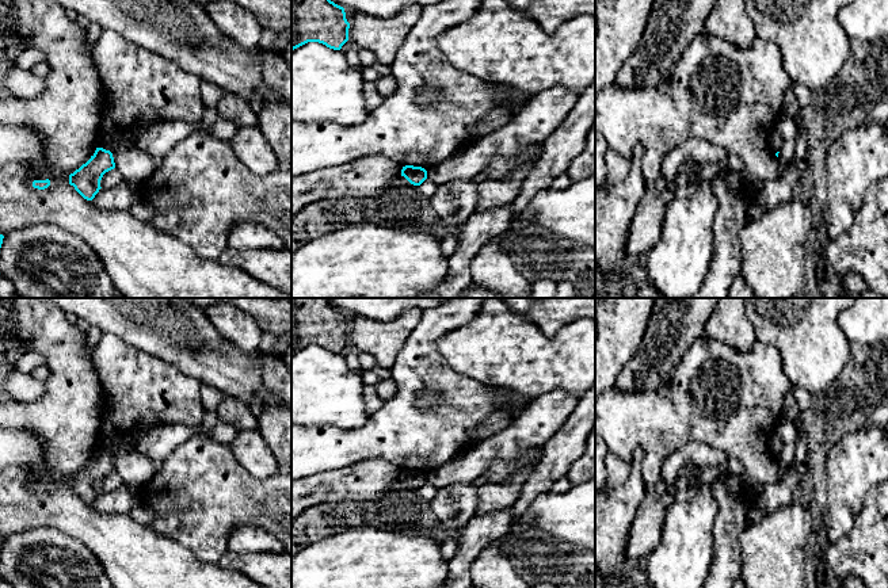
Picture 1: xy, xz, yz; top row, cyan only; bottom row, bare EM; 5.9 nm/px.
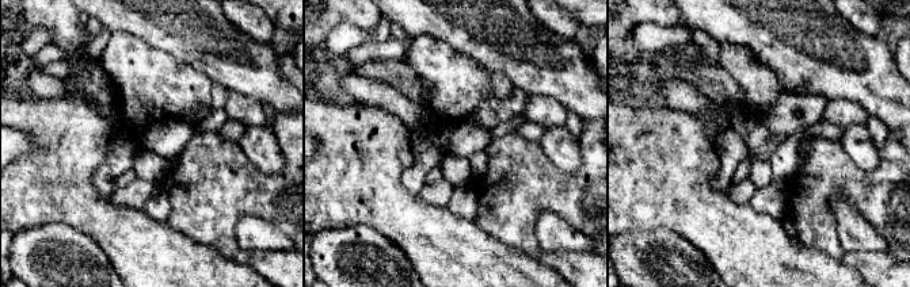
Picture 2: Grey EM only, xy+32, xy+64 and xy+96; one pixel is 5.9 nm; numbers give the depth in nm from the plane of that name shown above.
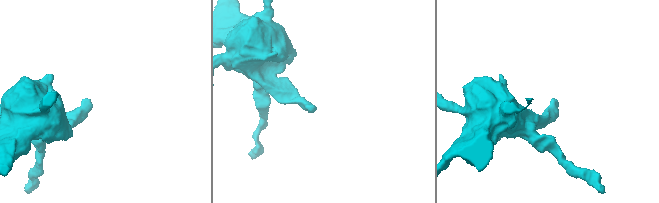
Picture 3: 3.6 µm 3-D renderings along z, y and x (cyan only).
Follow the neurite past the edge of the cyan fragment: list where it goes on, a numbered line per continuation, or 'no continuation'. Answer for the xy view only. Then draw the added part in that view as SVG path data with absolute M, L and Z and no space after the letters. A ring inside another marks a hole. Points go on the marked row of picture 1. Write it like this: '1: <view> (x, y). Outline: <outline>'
no continuation

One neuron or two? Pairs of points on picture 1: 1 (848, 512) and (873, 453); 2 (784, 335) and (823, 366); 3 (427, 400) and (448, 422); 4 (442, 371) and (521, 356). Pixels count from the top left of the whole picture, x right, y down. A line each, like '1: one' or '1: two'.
1: one
2: one
3: two
4: two

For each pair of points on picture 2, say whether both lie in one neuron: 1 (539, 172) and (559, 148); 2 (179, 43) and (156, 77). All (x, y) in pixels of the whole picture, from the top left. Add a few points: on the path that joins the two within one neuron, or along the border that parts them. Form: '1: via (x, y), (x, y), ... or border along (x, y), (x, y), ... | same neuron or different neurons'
1: border along (537, 141), (558, 168), (575, 171), (581, 165) | different neurons
2: border along (143, 41), (171, 54), (198, 72) | different neurons

